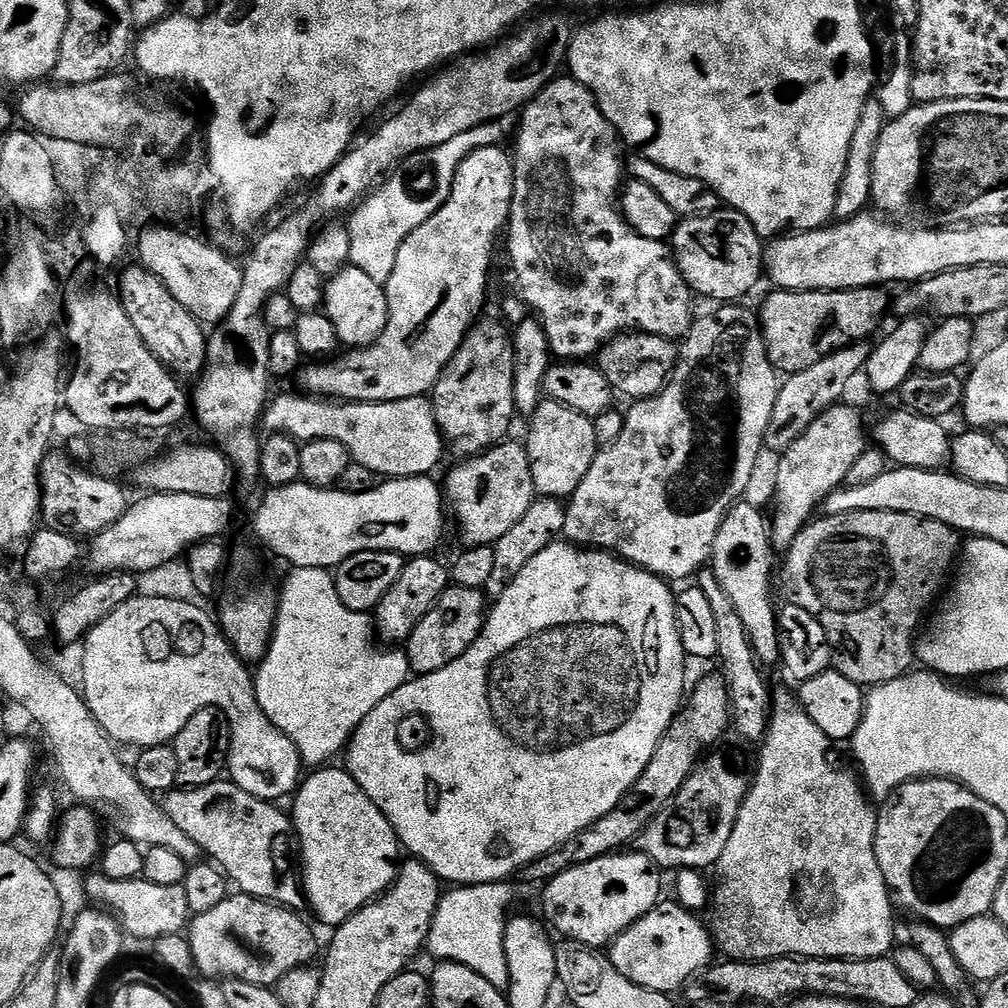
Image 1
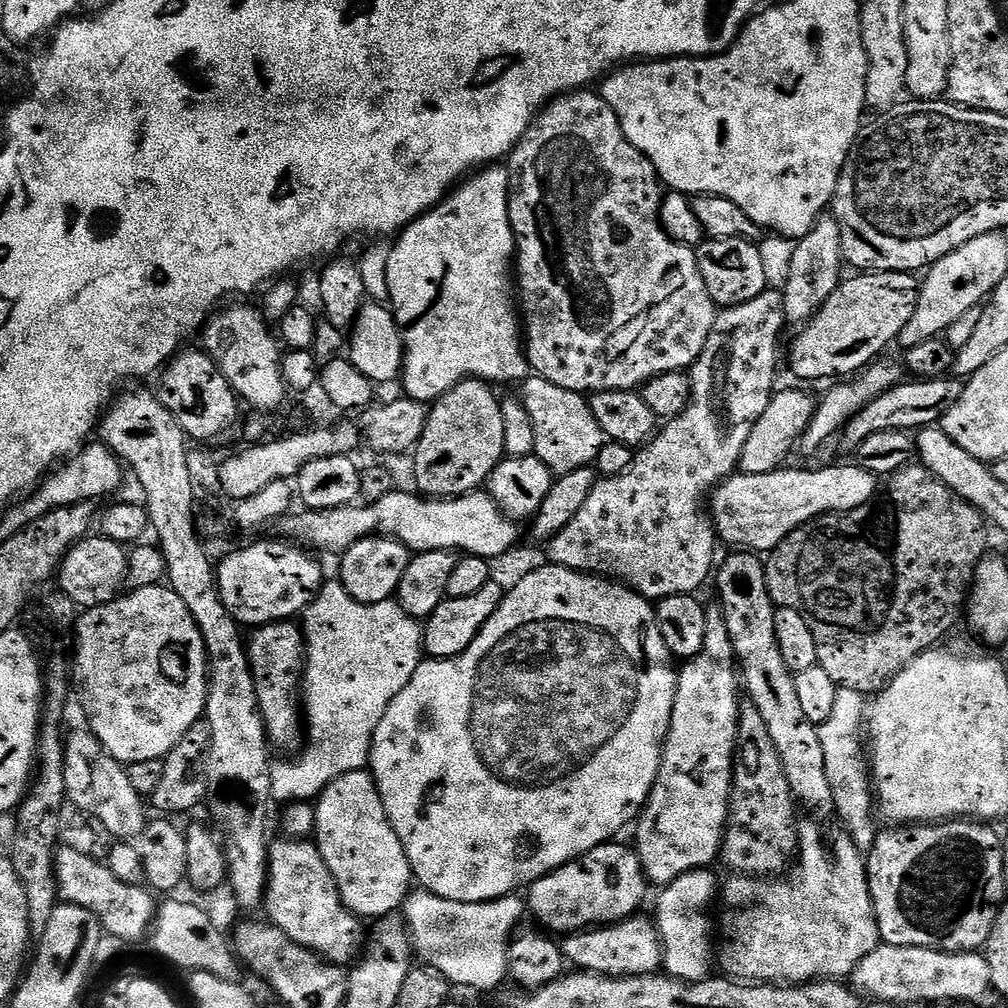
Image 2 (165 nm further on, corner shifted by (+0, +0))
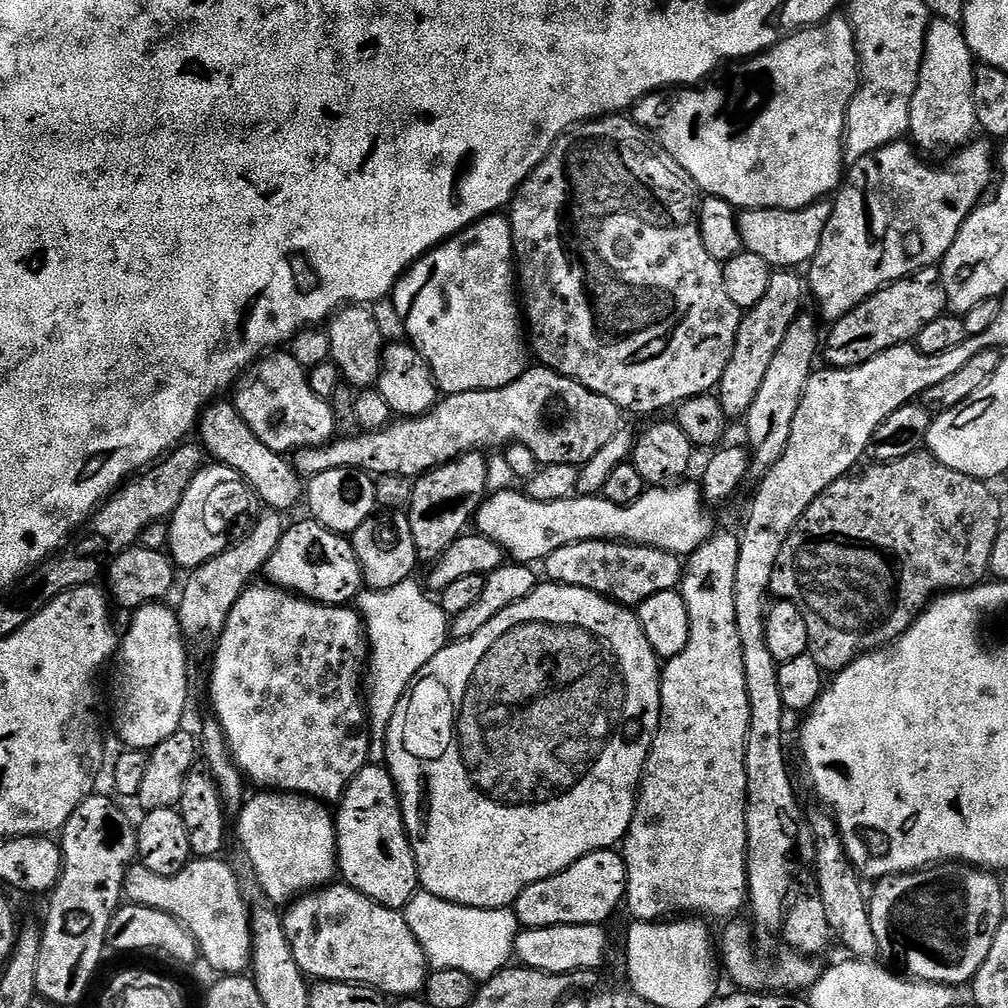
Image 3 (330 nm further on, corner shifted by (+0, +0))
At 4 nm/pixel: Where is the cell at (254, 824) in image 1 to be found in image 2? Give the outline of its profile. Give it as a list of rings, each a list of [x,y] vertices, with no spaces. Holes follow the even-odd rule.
[[[308,838],[273,839],[268,845],[268,890],[264,893],[267,919],[286,938],[309,948],[331,964],[351,965],[366,947],[366,924],[346,907],[330,866]]]

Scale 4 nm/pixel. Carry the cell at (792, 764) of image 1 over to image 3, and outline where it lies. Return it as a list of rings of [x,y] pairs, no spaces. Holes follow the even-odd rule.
[[[736,918],[725,923],[723,928],[724,933],[718,936],[718,956],[722,961],[723,971],[724,968],[728,971],[728,976],[736,983],[737,989],[750,992],[779,990],[784,994],[800,994],[805,990],[811,990],[818,982],[822,971],[822,964],[819,964],[821,962],[819,959],[802,956],[788,950],[785,951],[785,956],[777,958],[776,964],[763,964],[756,957],[755,946],[757,947],[757,945],[754,943],[754,929],[751,923],[744,921],[743,924],[740,918]]]

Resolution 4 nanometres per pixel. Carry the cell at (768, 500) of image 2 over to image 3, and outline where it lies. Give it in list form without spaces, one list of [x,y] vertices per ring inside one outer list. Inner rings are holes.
[[[677,482],[671,486],[652,486],[629,504],[615,504],[599,496],[582,496],[573,494],[567,500],[558,502],[538,502],[531,500],[523,491],[505,490],[492,492],[481,504],[474,517],[474,528],[477,533],[490,538],[513,561],[529,566],[542,562],[554,550],[562,546],[570,546],[574,542],[586,542],[587,540],[615,540],[626,544],[641,544],[644,548],[657,548],[663,552],[669,552],[681,558],[687,558],[692,552],[711,538],[714,525],[710,517],[704,513],[706,501],[701,489],[689,482]]]

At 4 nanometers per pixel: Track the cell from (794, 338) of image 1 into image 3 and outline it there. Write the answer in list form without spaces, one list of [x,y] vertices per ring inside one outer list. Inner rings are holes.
[[[909,278],[897,280],[895,284],[875,292],[873,296],[868,296],[857,306],[853,312],[847,312],[844,317],[835,321],[828,332],[828,337],[822,340],[822,360],[829,369],[833,368],[853,368],[878,354],[882,354],[888,348],[893,348],[899,344],[906,344],[915,341],[918,330],[926,322],[934,322],[939,316],[946,312],[946,293],[939,283],[932,280],[920,280],[924,278]]]

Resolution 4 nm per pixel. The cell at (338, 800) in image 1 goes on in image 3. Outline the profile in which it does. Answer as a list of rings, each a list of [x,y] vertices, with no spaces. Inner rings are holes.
[[[367,763],[364,769],[348,784],[338,801],[334,819],[336,822],[336,863],[343,883],[349,884],[363,896],[368,896],[376,904],[387,908],[403,910],[407,908],[418,891],[416,859],[412,853],[412,844],[408,841],[408,831],[404,828],[404,815],[400,809],[400,795],[396,793],[396,784],[387,767]]]

